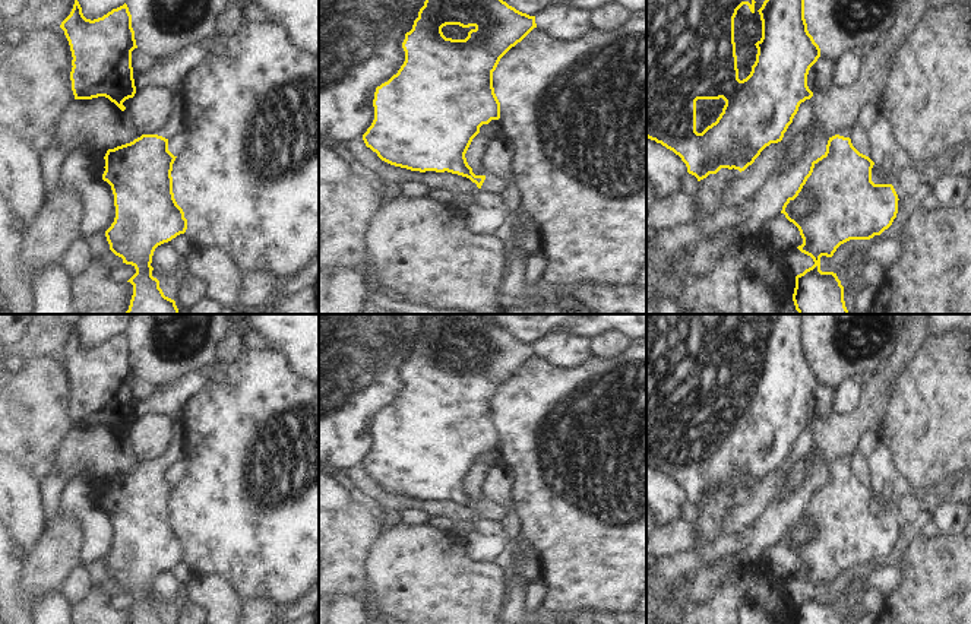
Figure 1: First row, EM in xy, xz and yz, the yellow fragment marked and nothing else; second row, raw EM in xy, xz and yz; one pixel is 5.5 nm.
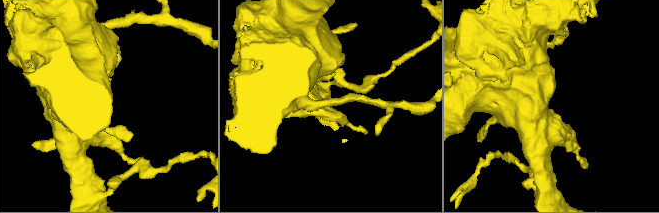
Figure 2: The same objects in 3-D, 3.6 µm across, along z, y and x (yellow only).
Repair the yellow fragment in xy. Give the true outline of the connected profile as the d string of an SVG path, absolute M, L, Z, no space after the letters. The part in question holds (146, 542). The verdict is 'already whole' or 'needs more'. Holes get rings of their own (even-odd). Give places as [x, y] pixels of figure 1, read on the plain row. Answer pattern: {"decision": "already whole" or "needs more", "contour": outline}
{"decision": "needs more", "contour": "M178 418L173 422L173 438L155 462L142 462L130 471L108 476L102 507L111 513L116 545L105 558L110 577L132 592L136 601L127 608L133 612L132 624L165 624L159 608L152 604L152 583L158 573L171 568L187 557L187 547L173 520L173 491L177 484L168 478L168 466L186 456L186 425Z"}

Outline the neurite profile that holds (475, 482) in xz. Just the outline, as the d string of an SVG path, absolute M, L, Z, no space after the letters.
M478 460L472 466L472 469L465 481L465 485L475 503L487 503L488 501L487 495L486 495L486 482L487 482L490 473L491 473L491 468L481 460Z

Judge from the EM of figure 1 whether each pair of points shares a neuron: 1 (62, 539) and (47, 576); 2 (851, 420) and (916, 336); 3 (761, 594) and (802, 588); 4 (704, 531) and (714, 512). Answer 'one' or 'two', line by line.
1: one
2: one
3: two
4: one

